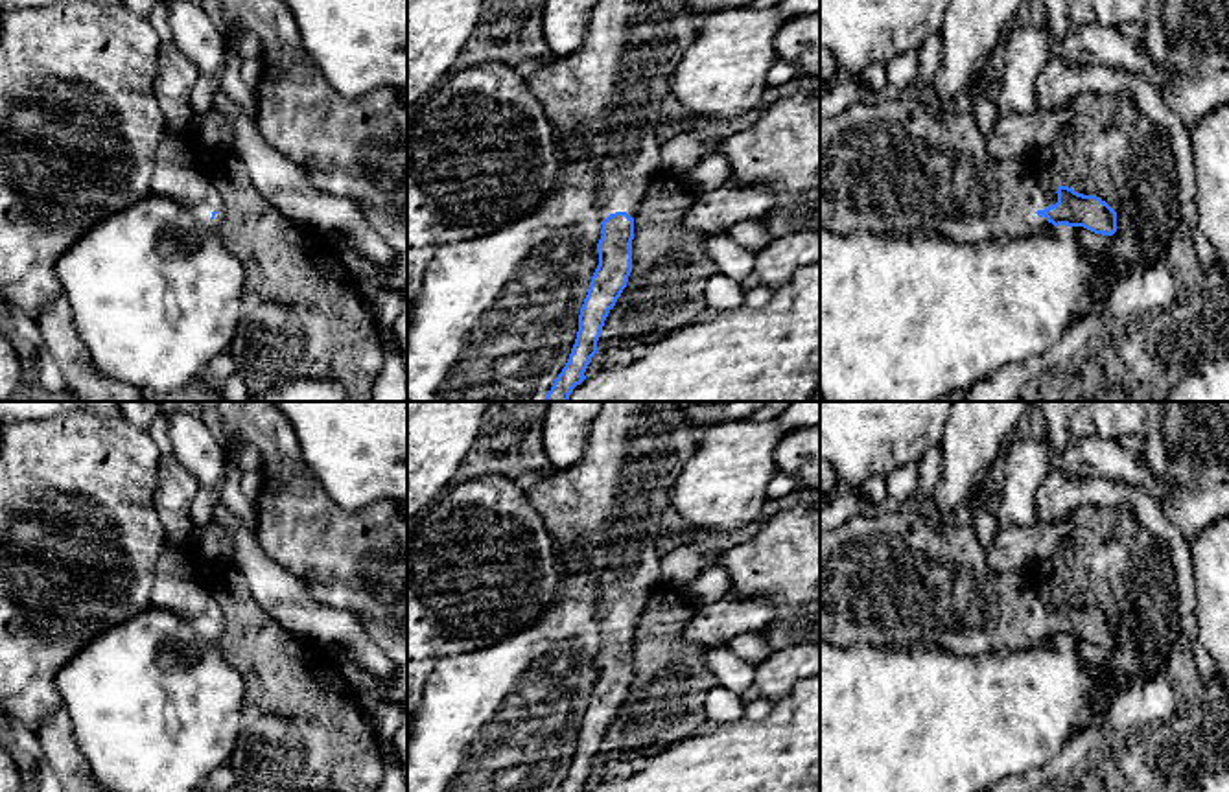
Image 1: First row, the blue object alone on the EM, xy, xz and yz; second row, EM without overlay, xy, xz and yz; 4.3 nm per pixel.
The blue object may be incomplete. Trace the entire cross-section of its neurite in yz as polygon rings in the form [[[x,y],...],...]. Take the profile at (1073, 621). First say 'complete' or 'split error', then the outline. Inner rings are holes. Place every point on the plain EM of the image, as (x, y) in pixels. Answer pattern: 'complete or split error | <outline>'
split error | [[[864,503],[862,512],[820,534],[820,643],[838,648],[943,648],[958,656],[1013,652],[1050,639],[1083,639],[1094,646],[1117,645],[1117,624],[1096,608],[1069,599],[1043,604],[1028,575],[995,573],[975,529],[966,521],[943,523],[912,503]]]

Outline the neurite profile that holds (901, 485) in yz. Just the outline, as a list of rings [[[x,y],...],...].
[[[903,466],[886,477],[888,503],[908,505],[918,490],[918,466]]]

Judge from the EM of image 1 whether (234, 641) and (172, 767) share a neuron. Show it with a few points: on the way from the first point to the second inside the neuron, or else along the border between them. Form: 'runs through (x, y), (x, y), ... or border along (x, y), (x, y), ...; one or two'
border along (216, 645), (242, 676), (245, 697); two

